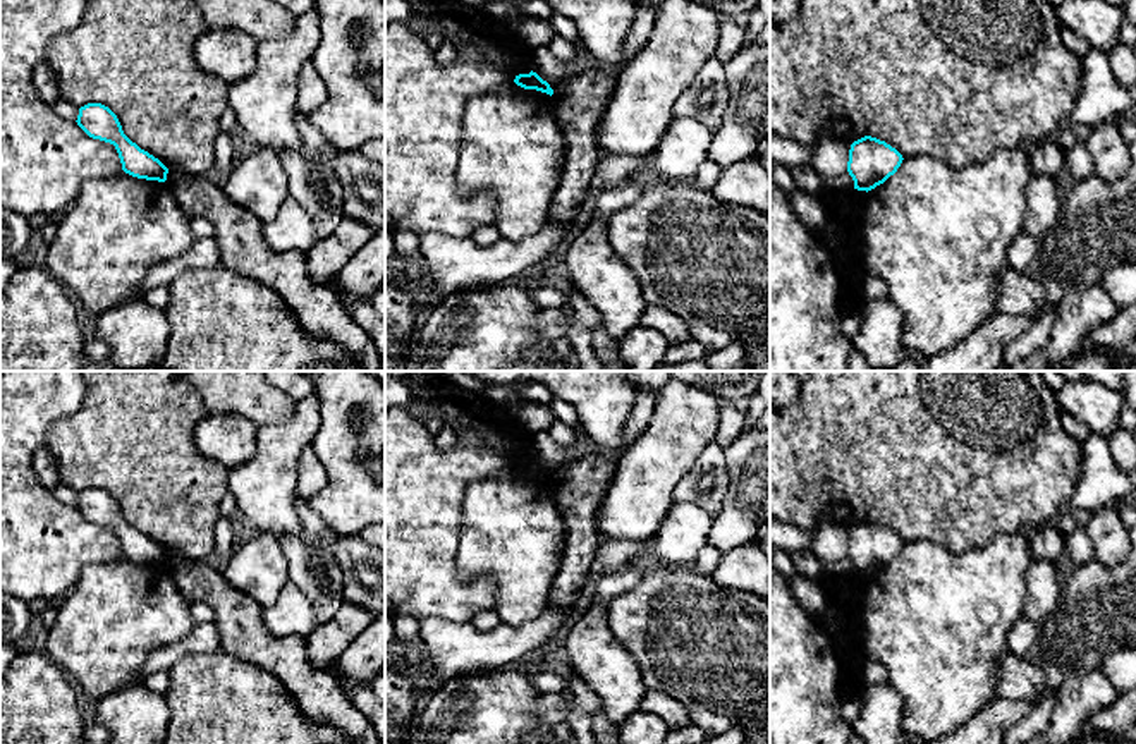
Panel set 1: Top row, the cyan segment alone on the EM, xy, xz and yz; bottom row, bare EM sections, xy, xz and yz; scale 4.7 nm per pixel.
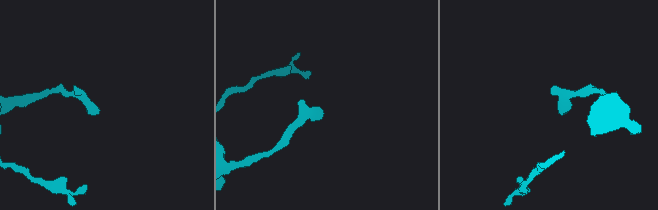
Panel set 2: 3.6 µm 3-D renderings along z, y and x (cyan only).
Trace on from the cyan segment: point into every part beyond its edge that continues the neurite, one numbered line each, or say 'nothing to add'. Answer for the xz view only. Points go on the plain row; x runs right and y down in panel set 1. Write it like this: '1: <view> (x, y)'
nothing to add

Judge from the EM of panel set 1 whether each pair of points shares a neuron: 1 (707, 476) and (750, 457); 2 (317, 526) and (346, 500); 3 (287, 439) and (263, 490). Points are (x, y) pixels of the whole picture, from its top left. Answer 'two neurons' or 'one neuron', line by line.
1: two neurons
2: two neurons
3: one neuron

